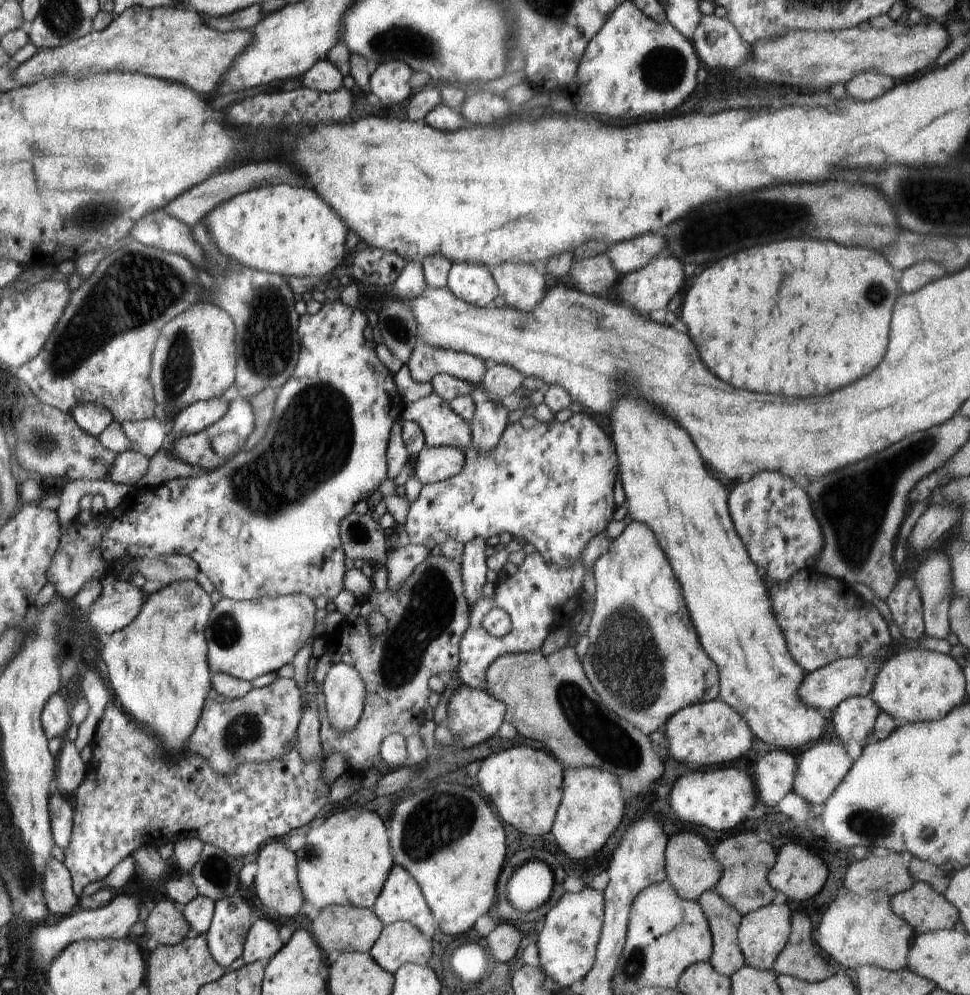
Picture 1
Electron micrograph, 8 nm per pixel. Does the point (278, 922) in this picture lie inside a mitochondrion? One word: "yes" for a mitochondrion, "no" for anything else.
no

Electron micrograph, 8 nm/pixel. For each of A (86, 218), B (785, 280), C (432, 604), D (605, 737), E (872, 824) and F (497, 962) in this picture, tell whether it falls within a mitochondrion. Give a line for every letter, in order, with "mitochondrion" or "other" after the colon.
A: mitochondrion
B: other
C: mitochondrion
D: mitochondrion
E: mitochondrion
F: other

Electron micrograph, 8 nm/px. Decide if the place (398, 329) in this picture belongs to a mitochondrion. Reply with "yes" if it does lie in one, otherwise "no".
yes

